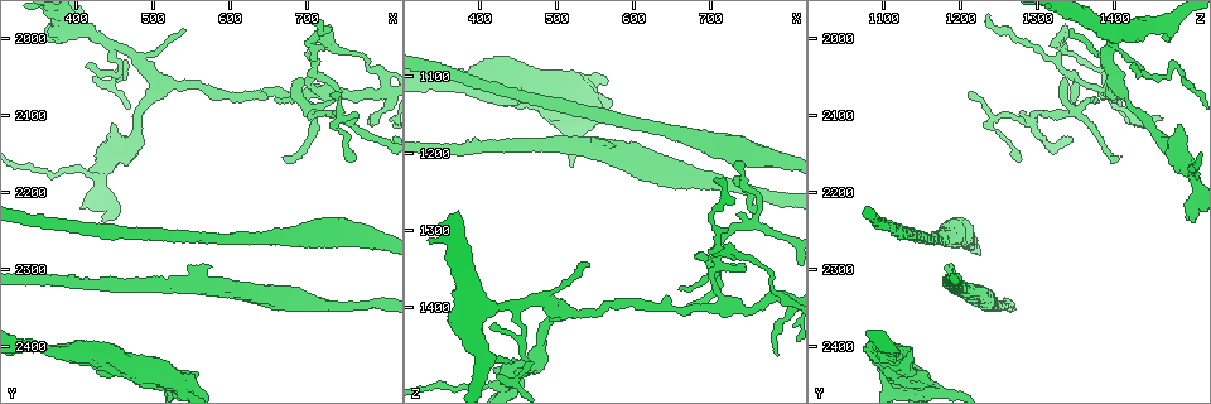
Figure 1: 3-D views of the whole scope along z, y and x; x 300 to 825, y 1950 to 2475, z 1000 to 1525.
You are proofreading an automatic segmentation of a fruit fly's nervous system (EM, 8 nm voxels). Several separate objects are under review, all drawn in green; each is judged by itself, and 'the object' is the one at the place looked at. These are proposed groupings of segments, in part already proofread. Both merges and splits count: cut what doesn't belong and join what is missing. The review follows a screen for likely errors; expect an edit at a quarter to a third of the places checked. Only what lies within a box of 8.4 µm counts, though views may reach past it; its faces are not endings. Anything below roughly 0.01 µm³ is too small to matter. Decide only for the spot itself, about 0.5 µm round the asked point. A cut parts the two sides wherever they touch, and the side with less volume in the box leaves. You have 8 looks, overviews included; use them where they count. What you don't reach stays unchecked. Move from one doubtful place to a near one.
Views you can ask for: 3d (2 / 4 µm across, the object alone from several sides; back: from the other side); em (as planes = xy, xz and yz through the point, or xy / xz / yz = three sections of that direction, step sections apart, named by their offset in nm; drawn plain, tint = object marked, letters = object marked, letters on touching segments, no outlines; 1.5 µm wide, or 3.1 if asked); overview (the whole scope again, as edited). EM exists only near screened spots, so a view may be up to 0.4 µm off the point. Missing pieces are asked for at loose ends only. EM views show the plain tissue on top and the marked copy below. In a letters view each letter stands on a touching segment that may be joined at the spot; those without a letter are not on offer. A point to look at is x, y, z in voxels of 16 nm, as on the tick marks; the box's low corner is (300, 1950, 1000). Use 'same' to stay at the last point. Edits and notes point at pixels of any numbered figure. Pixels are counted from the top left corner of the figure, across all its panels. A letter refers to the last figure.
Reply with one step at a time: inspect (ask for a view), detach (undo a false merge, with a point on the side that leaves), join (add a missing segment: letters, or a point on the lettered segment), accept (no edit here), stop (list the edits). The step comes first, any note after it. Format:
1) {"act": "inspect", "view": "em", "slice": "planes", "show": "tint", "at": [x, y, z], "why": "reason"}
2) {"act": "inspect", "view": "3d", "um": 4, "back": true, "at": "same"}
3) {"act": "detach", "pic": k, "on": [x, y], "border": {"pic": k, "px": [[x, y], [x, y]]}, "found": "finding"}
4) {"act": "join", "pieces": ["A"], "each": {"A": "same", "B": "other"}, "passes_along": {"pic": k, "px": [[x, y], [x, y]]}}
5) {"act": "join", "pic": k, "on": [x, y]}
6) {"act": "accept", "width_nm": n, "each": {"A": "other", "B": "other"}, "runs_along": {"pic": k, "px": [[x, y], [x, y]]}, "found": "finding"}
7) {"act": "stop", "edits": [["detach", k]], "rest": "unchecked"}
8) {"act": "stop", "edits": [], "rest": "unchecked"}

{"act": "inspect", "view": "em", "slice": "planes", "show": "letters", "at": [705, 2100, 1345], "why": "three-way junction"}

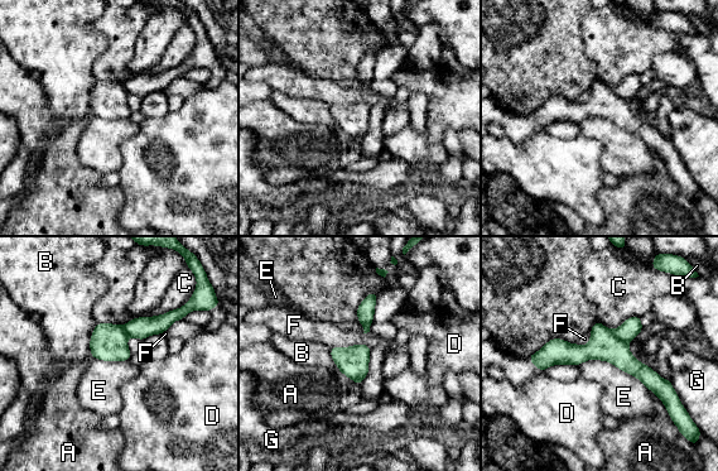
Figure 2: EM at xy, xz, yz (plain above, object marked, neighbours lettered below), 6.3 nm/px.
{"act": "detach", "pic": 2, "on": [603, 345], "longest_contact_nm": ["E", 480], "each": {"A": "other", "B": "other", "C": "other", "D": "other", "E": "other", "F": "other", "G": "other"}, "part_leaving": {"pic": 2, "px": [[533, 357], [617, 352], [666, 397]]}, "found": "a second cell is stuck on"}

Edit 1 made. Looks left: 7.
{"act": "inspect", "view": "overview"}

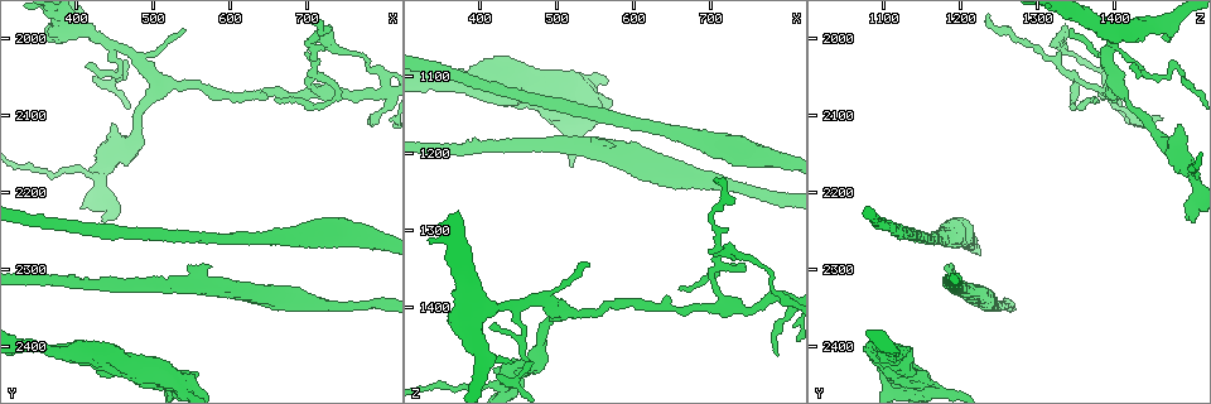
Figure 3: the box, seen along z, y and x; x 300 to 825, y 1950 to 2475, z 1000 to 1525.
{"act": "inspect", "view": "em", "slice": "planes", "show": "tint", "at": [450, 2405, 1085], "why": "an open end"}

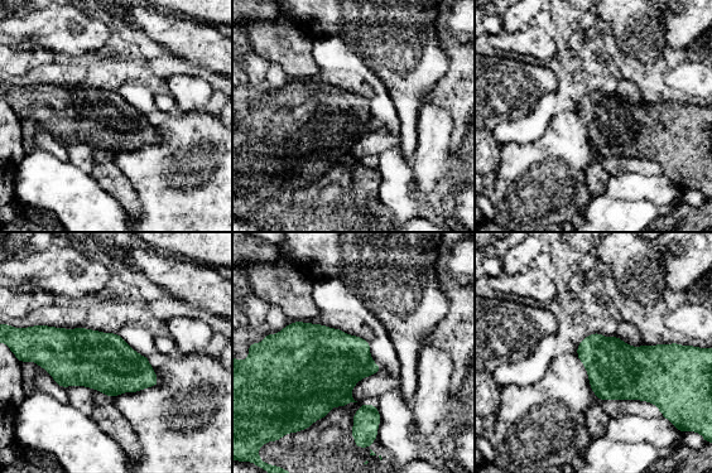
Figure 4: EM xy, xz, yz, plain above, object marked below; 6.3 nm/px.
{"act": "inspect", "view": "em", "slice": "planes", "show": "letters", "at": "same", "why": "what lies round it"}

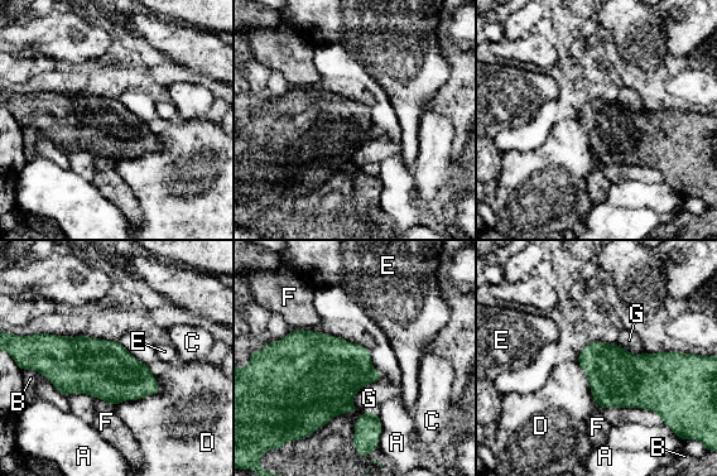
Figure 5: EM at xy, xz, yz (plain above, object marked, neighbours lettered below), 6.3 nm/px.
{"act": "accept", "each": {"A": "other", "B": "other", "C": "other", "D": "other", "E": "other", "F": "other", "G": "other"}, "border": {"pic": 5, "px": [[155, 376], [157, 393], [114, 405]]}, "found": "none of them fits"}

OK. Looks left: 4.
{"act": "inspect", "view": "3d", "um": 2, "at": [510, 2055, 1405], "why": "sharp bend"}

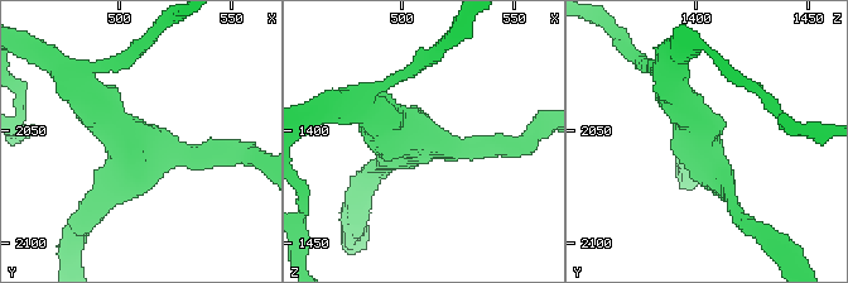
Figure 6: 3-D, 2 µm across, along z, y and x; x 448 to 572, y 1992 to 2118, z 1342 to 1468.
{"act": "inspect", "view": "em", "slice": "yz", "step": 4, "show": "tint", "at": [509, 2057, 1403]}

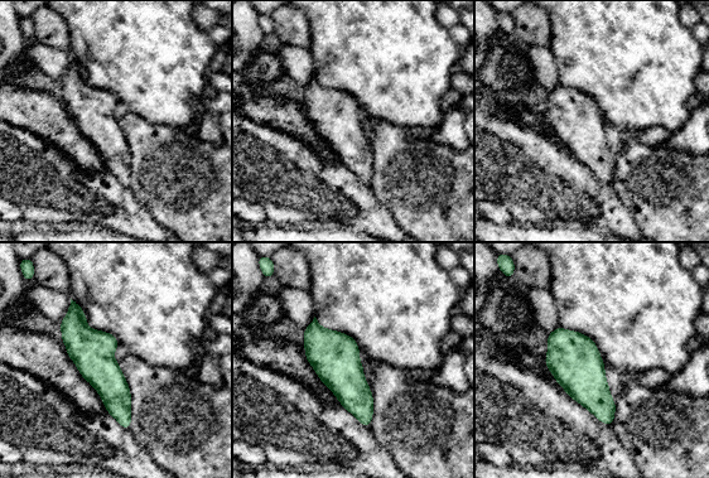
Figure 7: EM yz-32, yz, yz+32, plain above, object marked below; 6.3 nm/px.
{"act": "inspect", "view": "em", "slice": "planes", "show": "letters", "at": "same", "why": "another direction"}

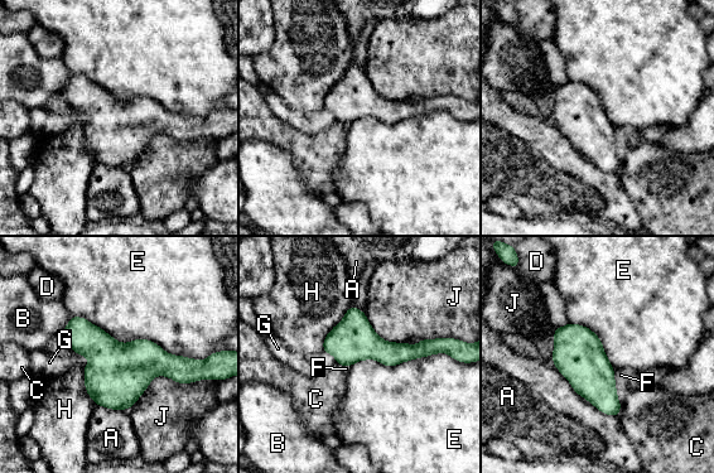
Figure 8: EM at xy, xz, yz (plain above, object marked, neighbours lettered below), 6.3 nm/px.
{"act": "accept", "longest_contact_nm": ["E", 900], "each": {"A": "other", "B": "other", "C": "other", "D": "other", "E": "other", "F": "other", "G": "other", "H": "other", "J": "other"}, "runs_along": {"pic": 8, "px": [[326, 344], [438, 348]]}, "found": "continuous, no second cell"}

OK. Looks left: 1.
{"act": "stop", "edits": [["detach", 2]], "rest": "unchecked"}

